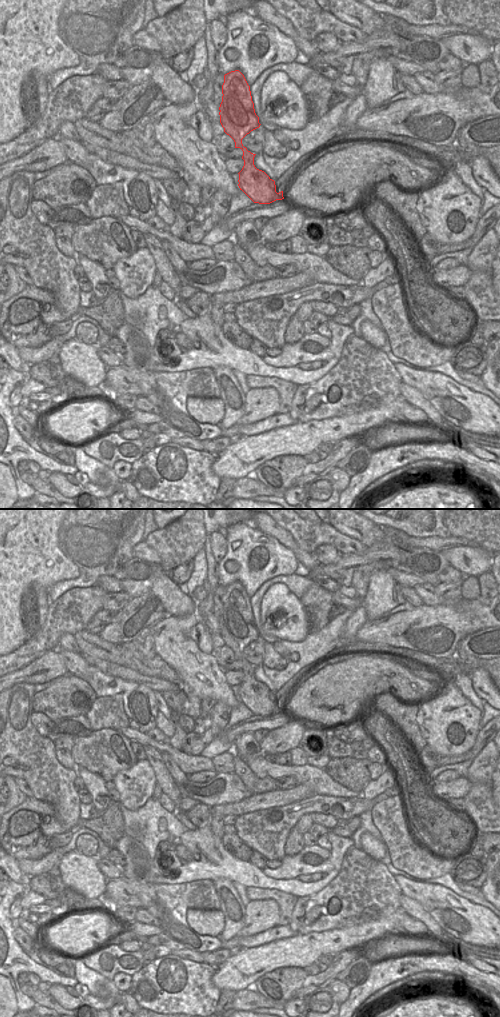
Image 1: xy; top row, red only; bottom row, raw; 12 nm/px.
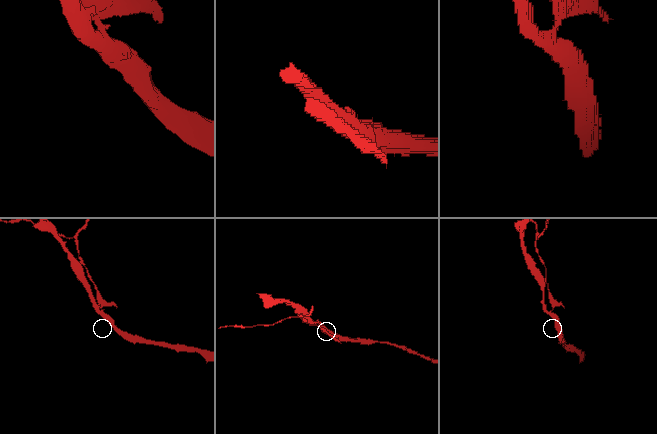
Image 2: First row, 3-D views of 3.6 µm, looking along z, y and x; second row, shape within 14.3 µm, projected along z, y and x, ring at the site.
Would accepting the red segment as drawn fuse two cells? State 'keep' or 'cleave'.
cleave

